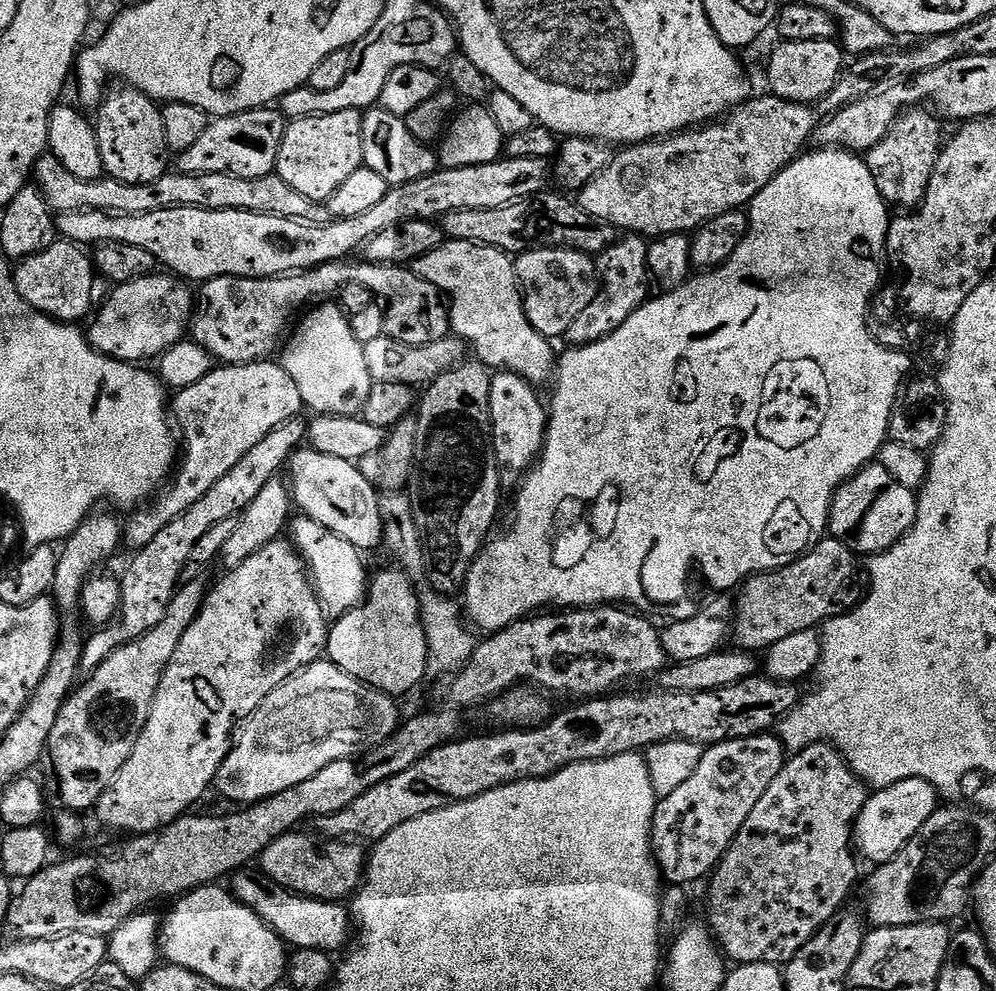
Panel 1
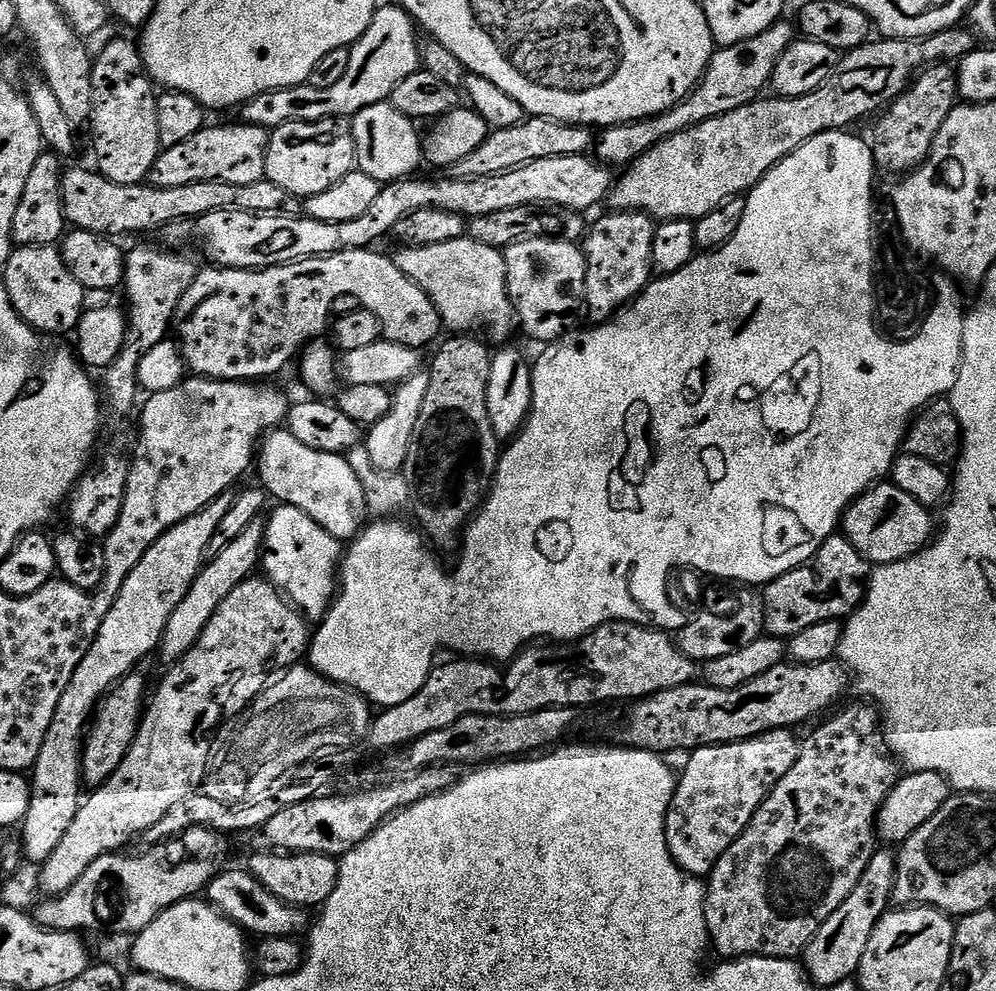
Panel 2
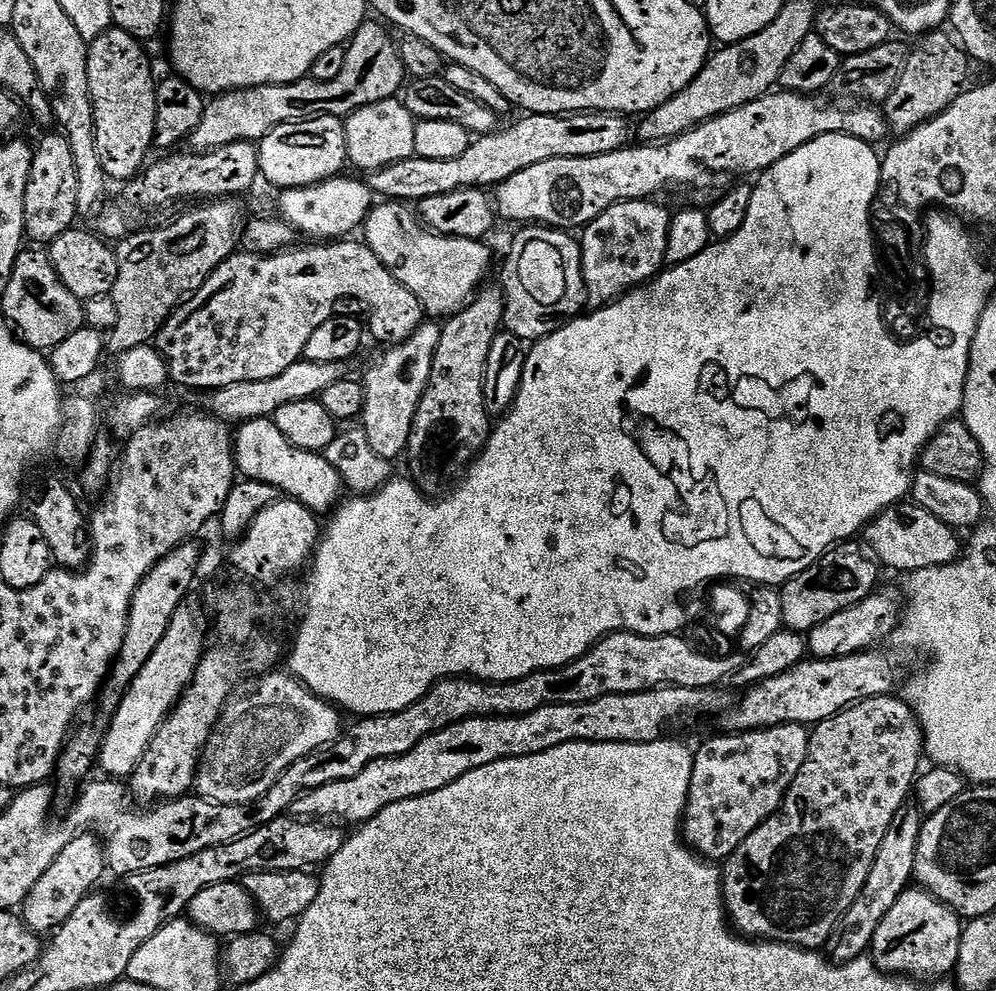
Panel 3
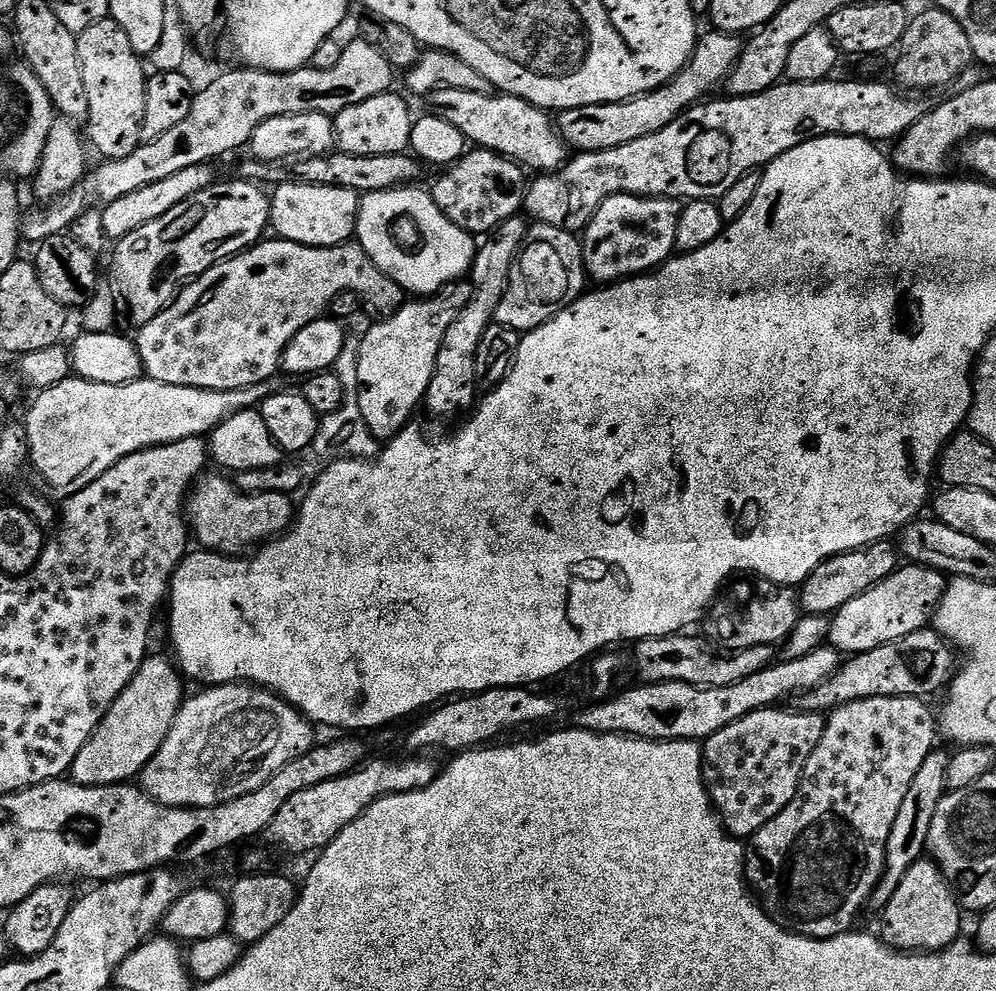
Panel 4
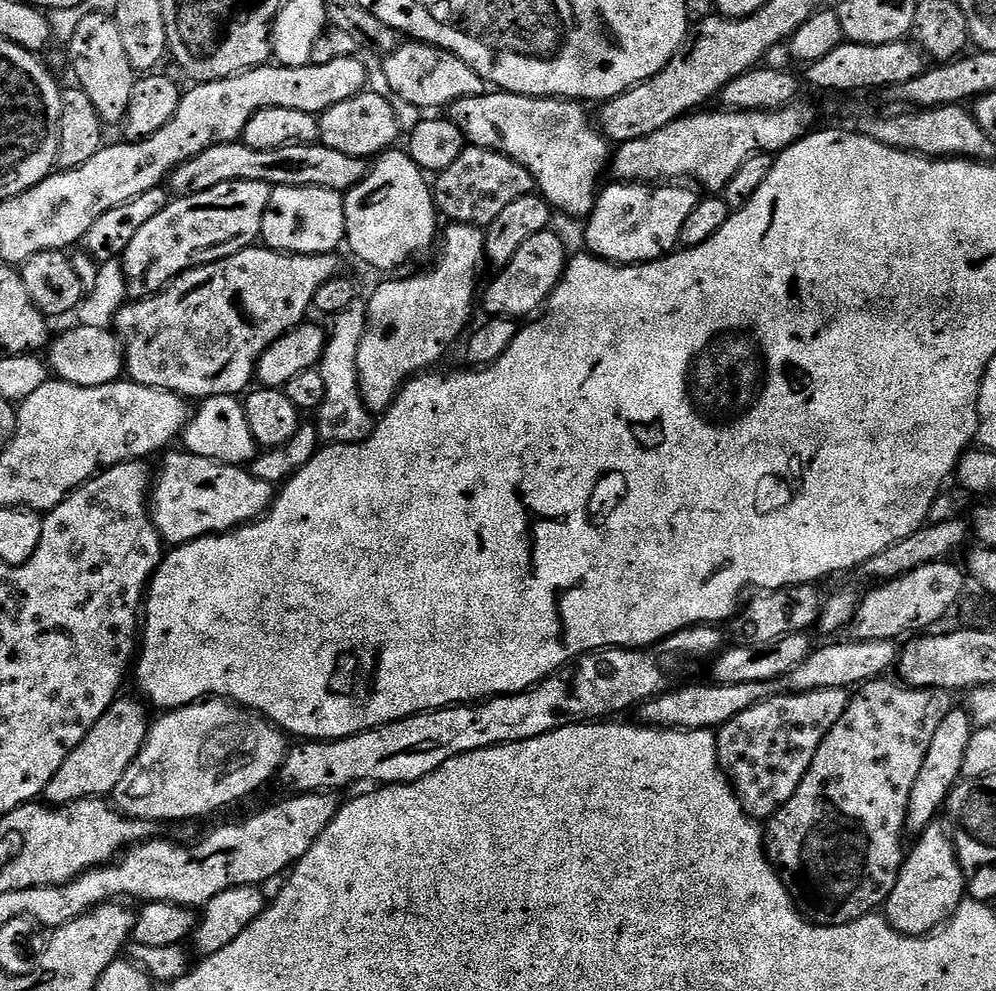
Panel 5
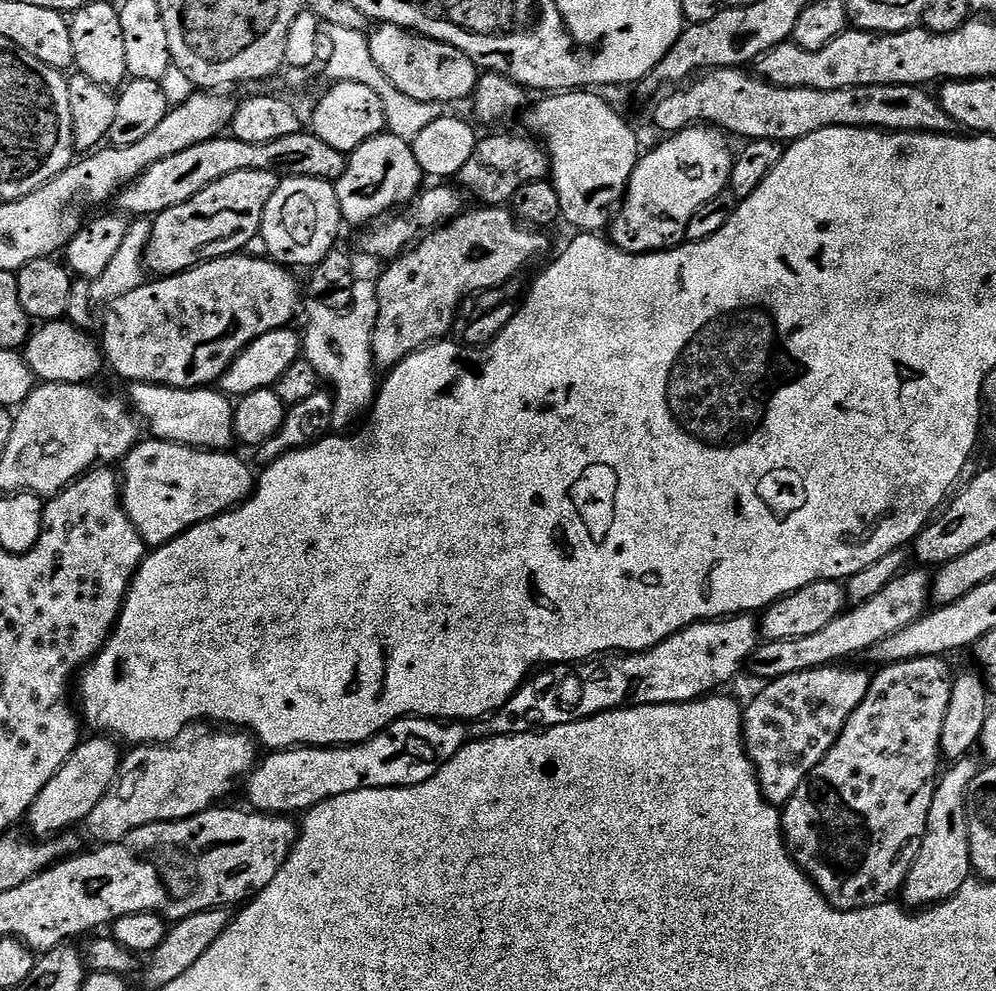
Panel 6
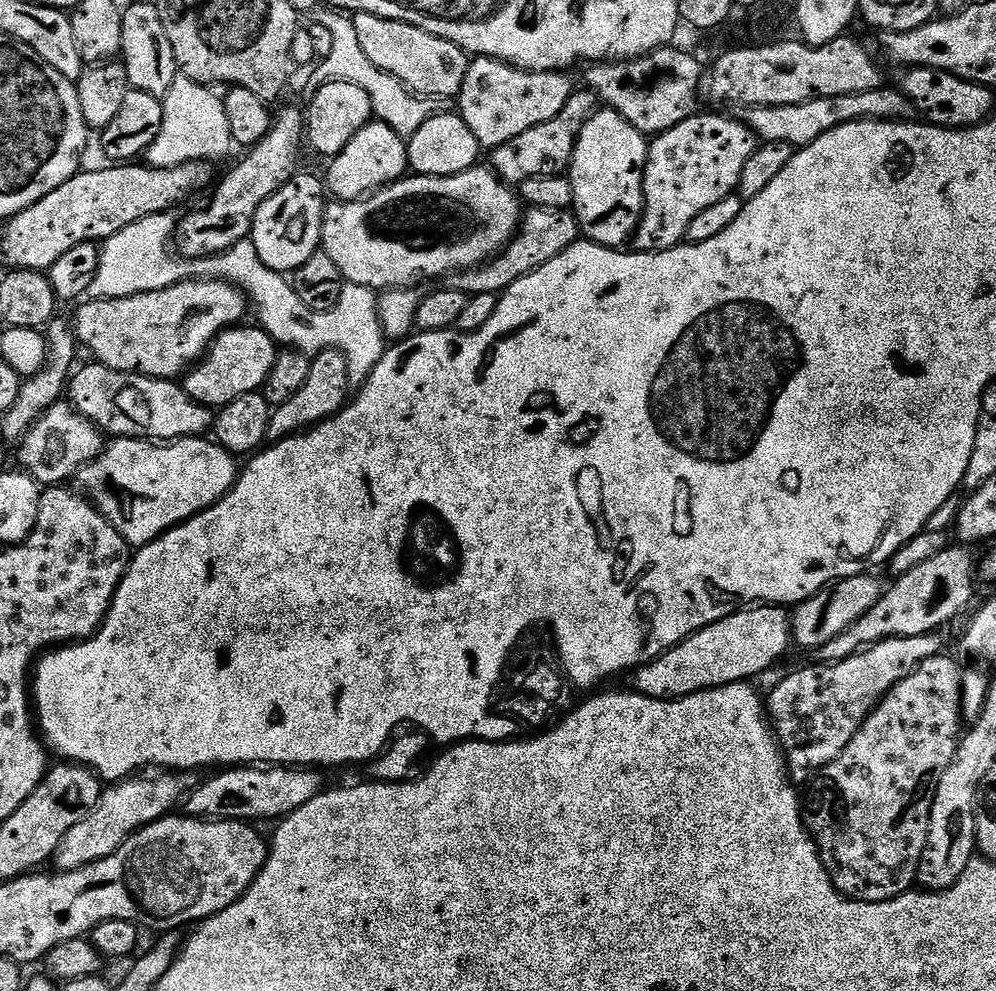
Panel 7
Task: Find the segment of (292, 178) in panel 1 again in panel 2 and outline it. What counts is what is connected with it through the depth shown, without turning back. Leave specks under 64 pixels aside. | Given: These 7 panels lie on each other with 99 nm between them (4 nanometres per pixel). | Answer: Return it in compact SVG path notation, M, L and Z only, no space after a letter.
M329 118L318 122L288 122L280 128L271 129L266 150L266 170L264 175L274 186L282 186L291 196L307 198L314 194L322 194L322 190L330 190L334 182L342 182L346 174L356 168L356 151L352 126L347 119Z

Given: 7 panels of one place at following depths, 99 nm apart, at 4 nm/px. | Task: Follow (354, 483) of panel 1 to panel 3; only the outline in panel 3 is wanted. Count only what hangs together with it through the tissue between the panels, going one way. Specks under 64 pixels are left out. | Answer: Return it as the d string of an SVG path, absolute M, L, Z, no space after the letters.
M275 419L243 421L234 432L234 451L236 466L243 479L266 482L287 499L296 500L314 513L331 513L341 499L342 481L338 470L330 466L323 454L307 452L286 442L282 430L278 430Z

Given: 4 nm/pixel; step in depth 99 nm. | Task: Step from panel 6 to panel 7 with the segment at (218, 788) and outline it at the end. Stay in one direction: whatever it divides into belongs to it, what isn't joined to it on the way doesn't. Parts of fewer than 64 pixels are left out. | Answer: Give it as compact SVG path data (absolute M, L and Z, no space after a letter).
M160 770L155 774L136 774L105 787L101 791L98 806L91 808L86 818L77 822L56 847L55 867L59 871L69 872L114 854L133 832L139 832L155 820L162 820L165 816L175 813L189 791L188 780L187 775L175 770Z

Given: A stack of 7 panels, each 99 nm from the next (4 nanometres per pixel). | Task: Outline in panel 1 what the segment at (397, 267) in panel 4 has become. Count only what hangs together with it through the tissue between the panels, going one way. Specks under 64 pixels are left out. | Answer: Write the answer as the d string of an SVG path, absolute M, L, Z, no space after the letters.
M448 240L438 245L433 252L410 265L426 282L430 282L444 293L450 305L450 328L464 341L469 349L476 351L475 359L489 370L513 372L533 386L541 386L553 379L558 363L558 352L552 349L553 341L544 336L528 321L524 309L524 293L520 291L520 282L516 279L516 265L513 257L490 246L474 242Z

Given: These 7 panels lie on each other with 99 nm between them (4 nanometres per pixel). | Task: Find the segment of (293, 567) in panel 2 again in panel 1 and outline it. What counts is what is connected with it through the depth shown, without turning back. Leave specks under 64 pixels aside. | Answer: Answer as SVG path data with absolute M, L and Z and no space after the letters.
M303 514L291 521L290 539L304 559L312 587L315 588L316 597L322 606L322 614L329 622L341 620L350 609L364 602L364 597L368 594L370 572L364 569L365 557L359 548L346 542L346 538L338 538L334 530L326 530L326 526Z

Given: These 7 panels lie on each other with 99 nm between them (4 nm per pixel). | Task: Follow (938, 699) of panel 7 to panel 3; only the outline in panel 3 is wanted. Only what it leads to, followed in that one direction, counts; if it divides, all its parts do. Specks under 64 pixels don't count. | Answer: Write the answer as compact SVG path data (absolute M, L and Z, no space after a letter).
M896 694L859 700L857 704L851 704L846 710L834 714L834 718L826 718L821 724L815 725L808 738L806 762L802 762L802 770L798 770L794 782L790 782L778 811L770 818L766 818L766 822L762 822L762 826L758 826L758 830L754 830L750 838L746 838L746 842L742 842L742 846L738 846L738 850L734 850L734 854L730 854L728 859L723 861L724 903L735 931L753 940L773 940L775 944L795 944L798 948L809 950L823 949L836 924L858 898L859 891L866 883L866 876L874 863L882 838L890 829L890 824L899 808L913 795L914 785L921 771L920 756L922 760L924 755L924 732L920 729L918 718L911 706Z

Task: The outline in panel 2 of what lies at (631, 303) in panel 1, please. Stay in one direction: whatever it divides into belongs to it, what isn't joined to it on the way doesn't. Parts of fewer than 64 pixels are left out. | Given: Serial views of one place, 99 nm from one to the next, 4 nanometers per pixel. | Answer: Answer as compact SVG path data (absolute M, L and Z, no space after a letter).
M615 210L609 211L609 216L604 216L596 225L587 229L586 235L582 241L584 249L584 258L588 262L588 269L586 270L586 282L588 283L588 291L586 293L586 316L589 316L589 321L603 322L611 320L617 312L628 307L654 279L654 269L652 267L652 259L654 258L654 234L656 233L657 221L653 220L651 216L646 215L644 212L618 212Z

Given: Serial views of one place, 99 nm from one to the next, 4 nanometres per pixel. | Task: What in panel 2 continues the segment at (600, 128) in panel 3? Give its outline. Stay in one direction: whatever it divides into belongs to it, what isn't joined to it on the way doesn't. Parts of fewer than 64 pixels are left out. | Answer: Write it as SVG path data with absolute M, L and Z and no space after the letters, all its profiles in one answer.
M545 116L525 118L518 126L489 131L486 142L482 142L474 154L462 158L462 162L454 162L450 175L454 180L473 180L509 172L535 160L583 156L593 147L592 132L591 127L583 124L564 124L560 120L547 120Z

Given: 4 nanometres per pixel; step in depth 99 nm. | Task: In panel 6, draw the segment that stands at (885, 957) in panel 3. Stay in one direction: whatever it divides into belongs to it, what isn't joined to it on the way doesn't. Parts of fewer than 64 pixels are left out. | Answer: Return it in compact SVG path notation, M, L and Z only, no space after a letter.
M967 756L948 769L937 781L934 801L930 806L930 816L932 820L958 818L958 824L930 822L926 826L926 834L922 838L922 850L918 850L918 858L914 858L914 866L902 889L902 897L904 896L905 900L903 903L912 910L923 910L952 899L958 894L958 890L962 890L964 884L969 883L974 872L968 829L968 795L969 786L977 777L980 764L979 761L978 763L974 761L973 757Z

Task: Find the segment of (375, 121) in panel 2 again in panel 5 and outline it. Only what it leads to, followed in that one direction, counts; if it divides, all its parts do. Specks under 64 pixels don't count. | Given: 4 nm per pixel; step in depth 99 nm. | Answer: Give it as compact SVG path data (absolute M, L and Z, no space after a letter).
M365 90L354 98L346 98L346 102L338 102L333 108L319 113L319 143L330 146L334 150L342 150L342 154L365 158L376 158L389 151L395 145L392 143L402 136L402 129L393 101L387 95L384 96Z

